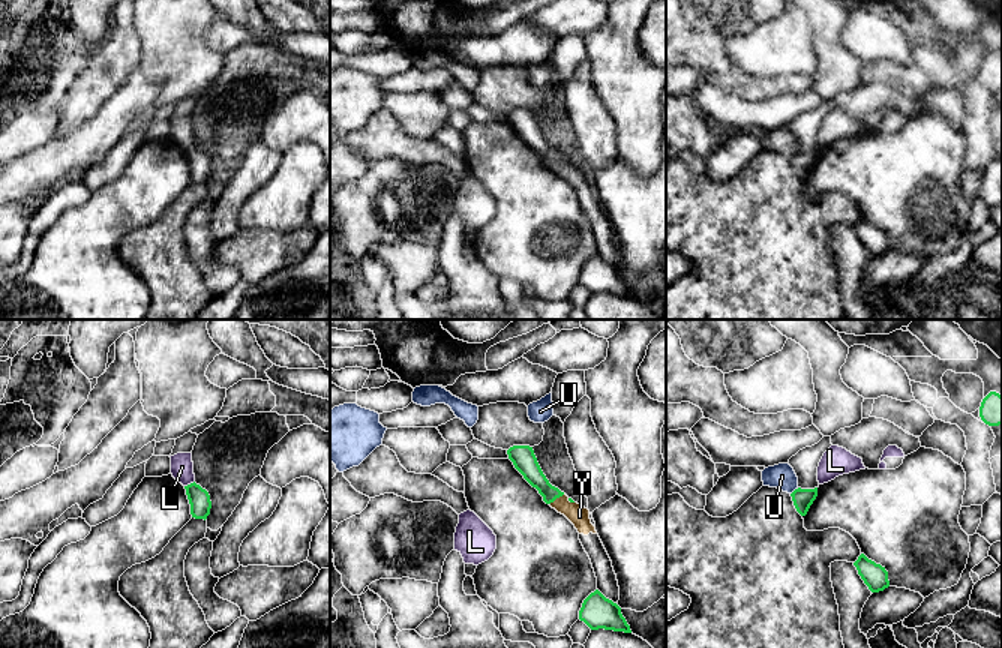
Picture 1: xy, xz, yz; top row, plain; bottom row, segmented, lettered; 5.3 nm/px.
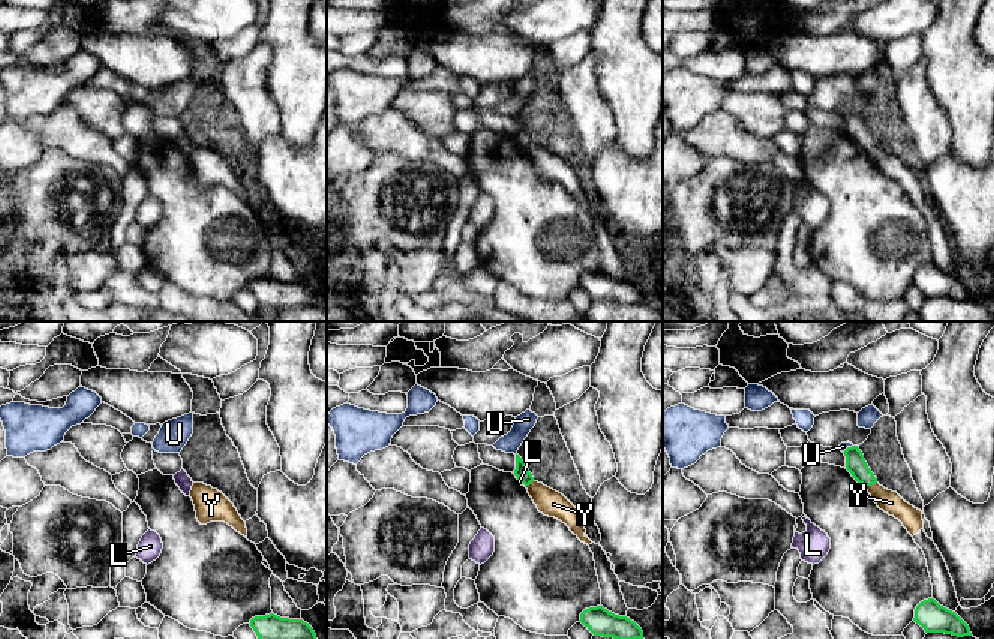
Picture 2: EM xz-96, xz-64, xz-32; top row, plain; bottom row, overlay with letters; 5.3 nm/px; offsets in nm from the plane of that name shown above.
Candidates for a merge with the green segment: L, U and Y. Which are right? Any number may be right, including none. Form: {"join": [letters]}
{"join": []}

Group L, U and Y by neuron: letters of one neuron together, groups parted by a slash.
L / U / Y

